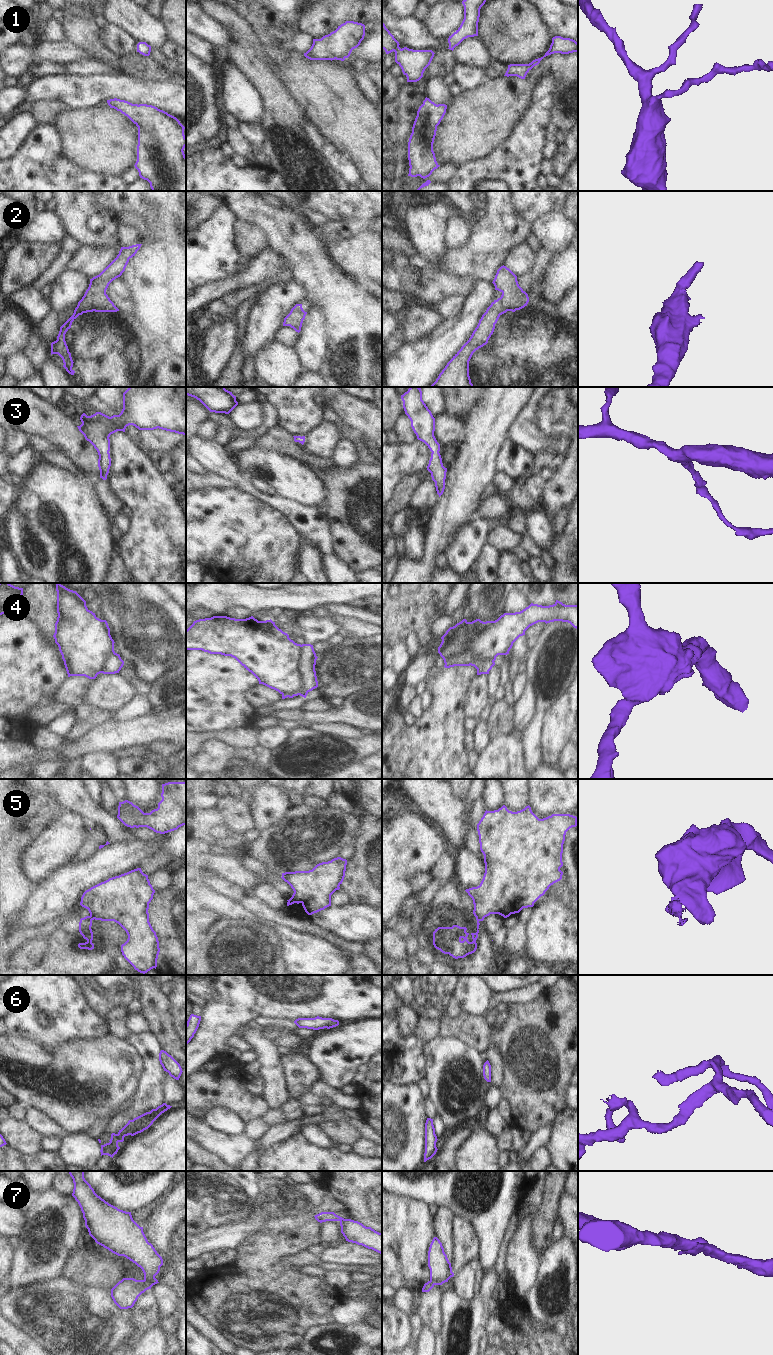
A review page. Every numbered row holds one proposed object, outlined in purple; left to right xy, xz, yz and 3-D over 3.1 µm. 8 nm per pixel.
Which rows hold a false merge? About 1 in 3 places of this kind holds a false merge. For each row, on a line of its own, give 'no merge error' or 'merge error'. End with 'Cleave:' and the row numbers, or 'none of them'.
1: no merge error
2: no merge error
3: no merge error
4: merge error
5: merge error
6: no merge error
7: merge error
Cleave: 4, 5, 7

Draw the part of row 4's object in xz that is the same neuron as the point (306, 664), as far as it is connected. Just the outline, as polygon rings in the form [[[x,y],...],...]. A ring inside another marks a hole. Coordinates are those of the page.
[[[302,644],[300,649],[300,657],[298,660],[298,671],[302,678],[303,690],[308,693],[318,687],[318,681],[315,671],[317,660],[313,645]]]

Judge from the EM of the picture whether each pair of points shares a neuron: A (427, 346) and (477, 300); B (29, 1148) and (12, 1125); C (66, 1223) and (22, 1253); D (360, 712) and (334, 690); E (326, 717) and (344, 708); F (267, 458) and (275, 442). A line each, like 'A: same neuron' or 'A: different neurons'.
A: same neuron
B: same neuron
C: same neuron
D: different neurons
E: same neuron
F: different neurons

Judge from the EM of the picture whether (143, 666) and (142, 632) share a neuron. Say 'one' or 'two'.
one

